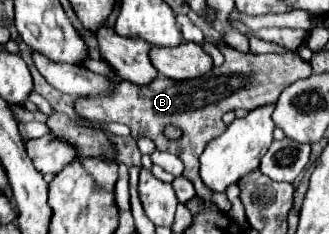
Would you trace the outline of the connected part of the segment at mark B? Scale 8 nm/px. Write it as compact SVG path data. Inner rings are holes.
M228 44L218 46L220 52L224 54L224 64L220 68L212 68L210 74L204 74L202 78L186 80L186 82L170 82L170 78L156 76L154 82L146 86L138 86L132 82L122 80L116 90L108 96L96 96L96 98L76 98L76 110L92 120L92 122L120 122L126 124L132 130L132 138L138 140L142 136L148 136L154 140L156 148L162 152L176 154L182 164L184 164L184 178L188 178L196 194L204 200L214 202L222 212L228 212L232 208L230 200L226 198L224 192L214 192L206 190L202 186L202 178L198 174L200 168L200 154L208 146L210 140L218 138L222 130L226 130L226 124L222 122L222 114L236 110L236 108L258 108L264 104L272 104L278 100L278 94L292 82L306 78L312 74L312 66L302 60L294 52L286 54L254 54L254 52L240 52ZM196 88L196 90L188 90ZM166 124L176 124L182 128L184 136L178 142L168 142L162 136L162 130Z

